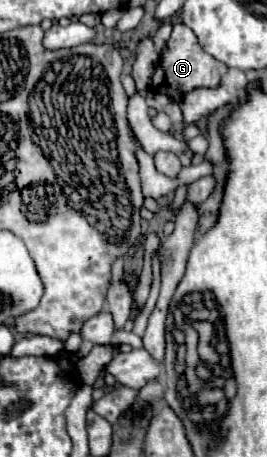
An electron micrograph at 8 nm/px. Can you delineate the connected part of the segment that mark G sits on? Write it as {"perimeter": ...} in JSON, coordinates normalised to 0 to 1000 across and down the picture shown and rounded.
{"perimeter":[[[655,53],[640,83],[625,88],[596,140],[573,162],[566,193],[596,206],[618,206],[633,214],[678,214],[708,206],[723,193],[813,193],[828,184],[828,171],[843,166],[850,144],[798,123],[783,123],[738,92],[738,79],[693,57],[693,53]]]}

